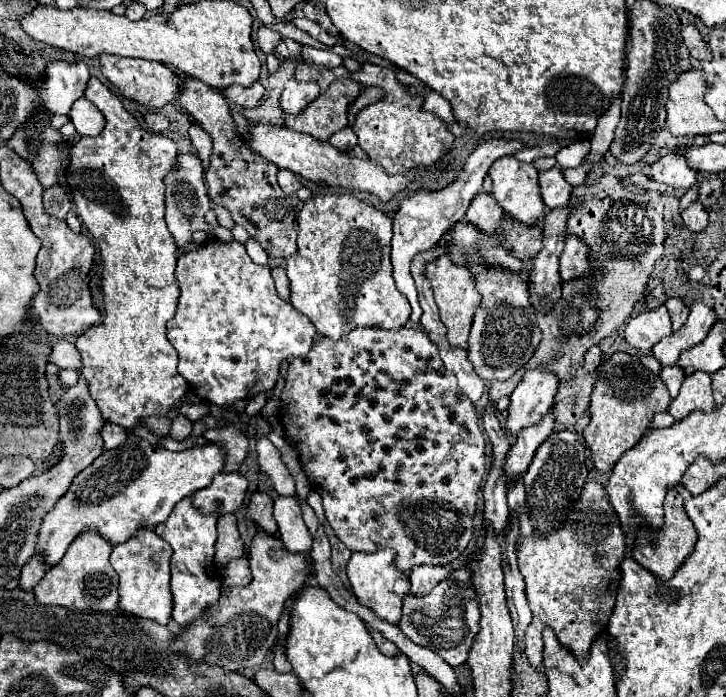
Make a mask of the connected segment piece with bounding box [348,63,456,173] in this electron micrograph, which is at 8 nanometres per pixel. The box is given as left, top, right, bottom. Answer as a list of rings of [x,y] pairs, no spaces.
[[[362,63],[360,69],[350,73],[348,79],[356,81],[362,87],[362,91],[370,87],[380,87],[384,91],[384,97],[356,113],[352,129],[358,135],[358,145],[386,173],[404,173],[412,167],[428,167],[436,163],[436,159],[440,159],[452,147],[456,137],[450,133],[446,123],[436,115],[424,111],[424,97],[412,95],[408,87],[398,81],[392,69],[384,69],[374,63]]]

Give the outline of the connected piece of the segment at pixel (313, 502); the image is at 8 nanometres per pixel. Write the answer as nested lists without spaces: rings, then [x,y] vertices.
[[[310,491],[310,495],[308,495],[308,505],[316,511],[316,517],[320,519],[320,523],[322,525],[326,525],[328,521],[326,521],[326,515],[324,515],[324,507],[322,507],[322,499],[320,499],[320,495],[316,493],[316,491]]]

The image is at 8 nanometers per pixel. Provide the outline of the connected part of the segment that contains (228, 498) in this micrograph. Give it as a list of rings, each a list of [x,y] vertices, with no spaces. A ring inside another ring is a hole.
[[[218,473],[208,487],[196,491],[194,495],[190,495],[190,499],[192,505],[204,515],[208,513],[226,515],[226,513],[234,513],[242,505],[246,487],[248,481],[242,475]]]

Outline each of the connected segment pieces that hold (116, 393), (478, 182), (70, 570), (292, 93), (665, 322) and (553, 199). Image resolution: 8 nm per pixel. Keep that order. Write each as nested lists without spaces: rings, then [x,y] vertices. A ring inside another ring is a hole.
[[[92,77],[89,80],[84,96],[102,111],[106,125],[100,135],[80,137],[80,141],[72,143],[68,149],[70,165],[66,169],[66,183],[78,211],[76,215],[82,219],[100,251],[106,317],[100,325],[82,333],[76,339],[76,347],[82,355],[82,375],[88,379],[90,395],[102,417],[130,429],[140,425],[142,417],[166,413],[188,389],[186,379],[176,371],[176,349],[166,337],[166,323],[174,317],[178,289],[174,279],[176,245],[164,223],[164,175],[174,167],[178,149],[172,139],[142,129],[142,125],[122,107],[122,101],[100,79]]]
[[[492,139],[492,141],[484,141],[478,145],[478,149],[466,159],[466,165],[464,169],[458,173],[456,181],[440,191],[416,191],[410,199],[404,199],[400,203],[400,209],[394,217],[394,237],[392,237],[392,267],[394,267],[394,281],[396,281],[396,287],[398,291],[410,301],[410,307],[412,307],[412,315],[410,315],[410,321],[414,325],[420,323],[420,317],[422,317],[422,307],[418,303],[418,291],[416,291],[416,285],[414,285],[414,279],[412,279],[412,273],[410,273],[410,265],[412,265],[412,259],[414,255],[418,253],[424,253],[428,249],[432,249],[440,237],[444,235],[444,231],[456,223],[458,219],[464,217],[464,211],[468,209],[470,201],[476,197],[476,193],[482,191],[482,181],[484,181],[484,175],[488,173],[490,165],[504,157],[504,155],[512,155],[514,151],[522,149],[524,145],[520,141],[504,141],[504,139]]]
[[[84,531],[84,535],[78,535],[64,559],[46,571],[42,581],[34,587],[34,595],[44,605],[62,605],[68,609],[78,611],[112,611],[118,605],[118,575],[112,569],[108,557],[110,557],[112,545],[102,537],[96,535],[96,531]]]
[[[290,79],[286,83],[286,89],[282,91],[280,103],[286,113],[300,113],[318,95],[320,95],[318,83],[300,83],[298,79]]]
[[[664,305],[632,317],[626,327],[626,341],[640,351],[650,351],[662,337],[668,335],[672,335],[672,325]]]
[[[560,165],[540,171],[540,193],[548,209],[556,207],[566,207],[570,203],[572,195],[572,185],[566,183],[566,179],[560,173]]]

